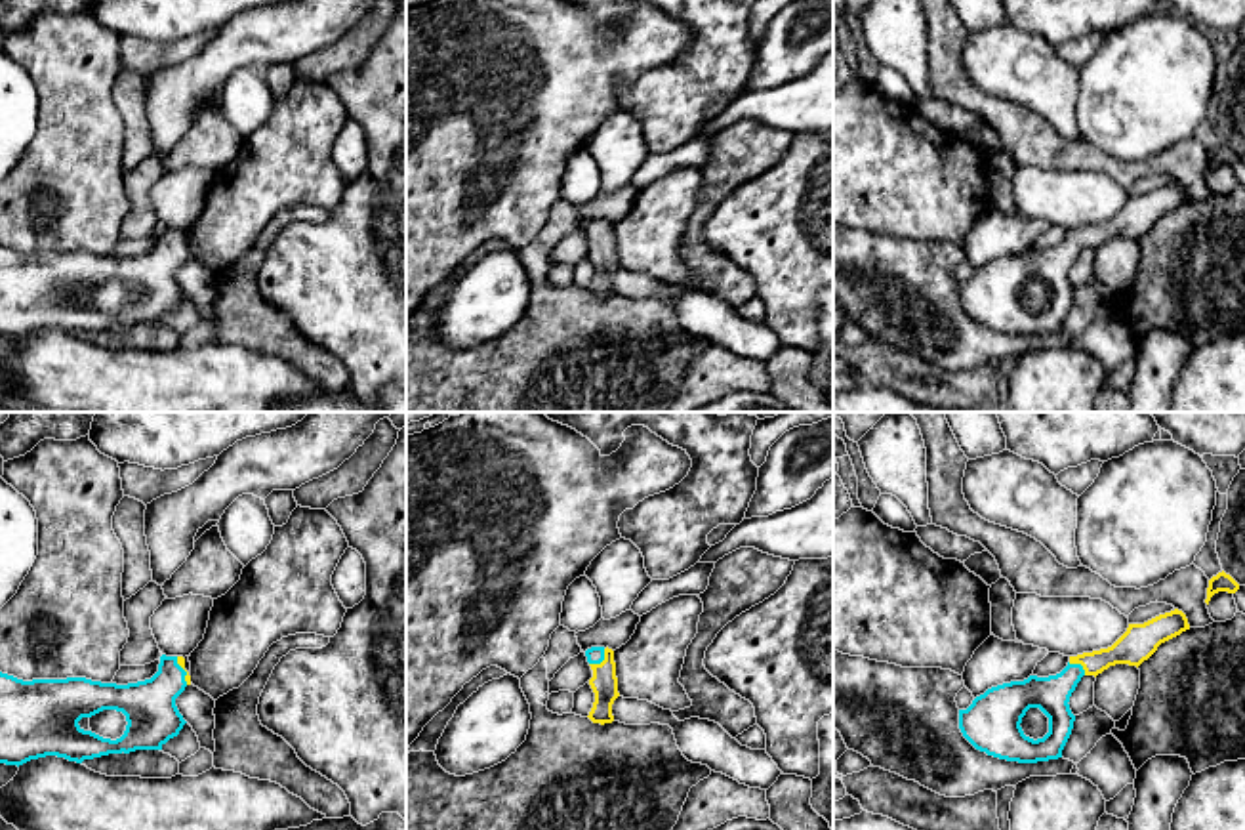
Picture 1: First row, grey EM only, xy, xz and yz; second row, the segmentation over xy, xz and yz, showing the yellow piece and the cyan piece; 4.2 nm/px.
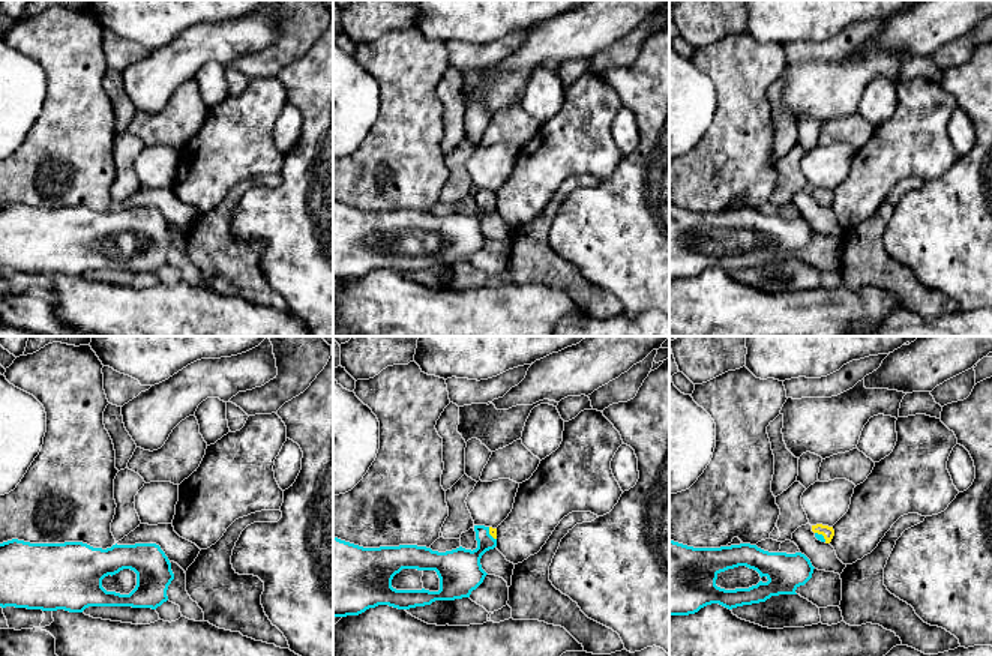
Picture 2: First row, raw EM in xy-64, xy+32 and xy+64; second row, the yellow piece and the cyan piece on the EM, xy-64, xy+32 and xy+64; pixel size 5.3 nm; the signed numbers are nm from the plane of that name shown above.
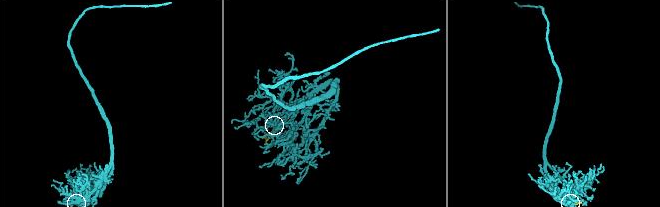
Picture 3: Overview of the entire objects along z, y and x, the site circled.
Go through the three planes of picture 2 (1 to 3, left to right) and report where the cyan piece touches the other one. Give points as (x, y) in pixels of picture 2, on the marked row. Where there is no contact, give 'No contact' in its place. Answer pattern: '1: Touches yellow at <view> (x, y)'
1: No contact
2: Touches yellow at xy+32 (489, 533)
3: Touches yellow at xy+64 (821, 533)

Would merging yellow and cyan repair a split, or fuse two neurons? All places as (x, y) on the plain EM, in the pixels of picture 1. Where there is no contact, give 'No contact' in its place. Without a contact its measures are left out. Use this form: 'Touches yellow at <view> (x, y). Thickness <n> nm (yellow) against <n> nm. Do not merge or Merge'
Touches yellow at xz (603, 233). Thickness 110 nm (yellow) against 80 nm. Merge

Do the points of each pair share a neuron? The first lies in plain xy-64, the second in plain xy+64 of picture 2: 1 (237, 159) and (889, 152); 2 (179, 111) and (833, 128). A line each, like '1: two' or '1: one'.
1: one
2: one

